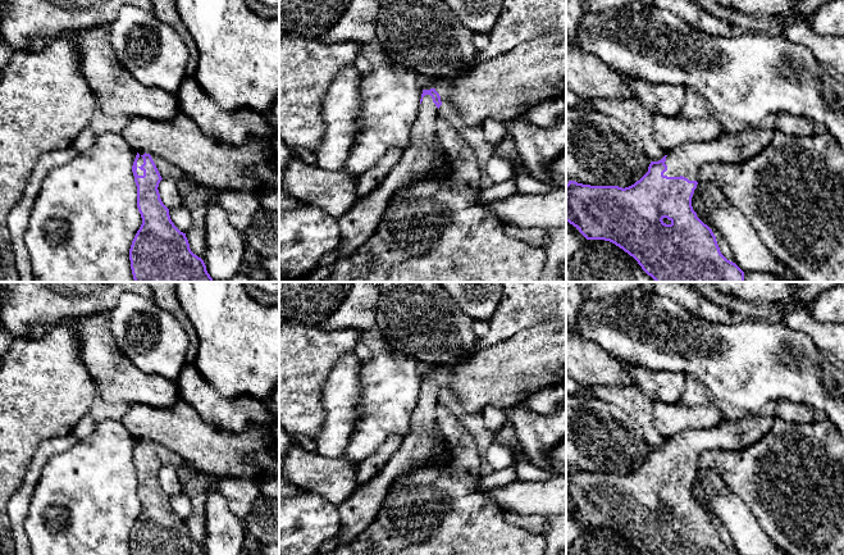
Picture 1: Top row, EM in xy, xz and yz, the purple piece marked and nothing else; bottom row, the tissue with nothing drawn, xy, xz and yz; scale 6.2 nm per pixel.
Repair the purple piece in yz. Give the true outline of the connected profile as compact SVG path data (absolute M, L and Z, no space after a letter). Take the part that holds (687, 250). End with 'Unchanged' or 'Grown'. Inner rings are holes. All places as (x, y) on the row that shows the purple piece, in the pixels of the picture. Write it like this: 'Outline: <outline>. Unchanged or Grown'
Outline: M759 126L756 127L747 127L738 133L726 133L722 137L718 137L713 141L707 142L690 142L681 147L678 147L672 151L666 153L666 155L658 162L651 162L648 167L648 172L634 185L629 187L619 187L619 186L590 186L578 183L575 181L569 181L566 185L566 222L572 224L587 240L605 240L615 244L630 256L633 256L642 269L651 276L656 282L744 282L744 272L733 261L727 260L720 251L720 247L716 241L716 236L713 235L712 229L704 224L698 217L697 213L693 210L692 206L692 197L694 190L697 188L697 176L699 168L707 163L740 163L752 159L753 156L762 153L772 141L775 135L775 128L765 129Z. Grown

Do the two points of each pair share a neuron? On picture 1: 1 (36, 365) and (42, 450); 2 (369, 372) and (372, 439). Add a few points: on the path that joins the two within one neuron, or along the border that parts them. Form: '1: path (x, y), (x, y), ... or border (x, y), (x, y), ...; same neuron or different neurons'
1: border (71, 433), (45, 439), (37, 446), (27, 468); different neurons
2: path (372, 389), (372, 422); same neuron

